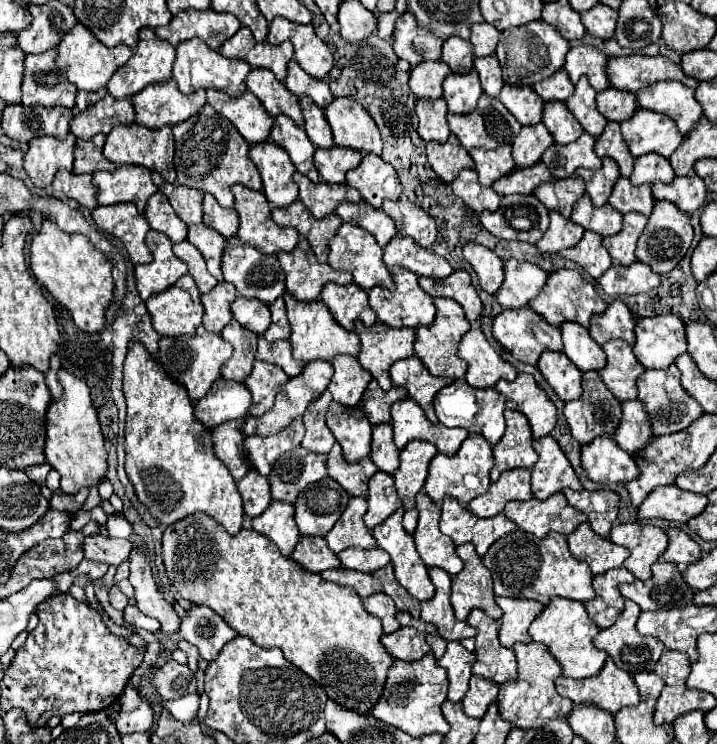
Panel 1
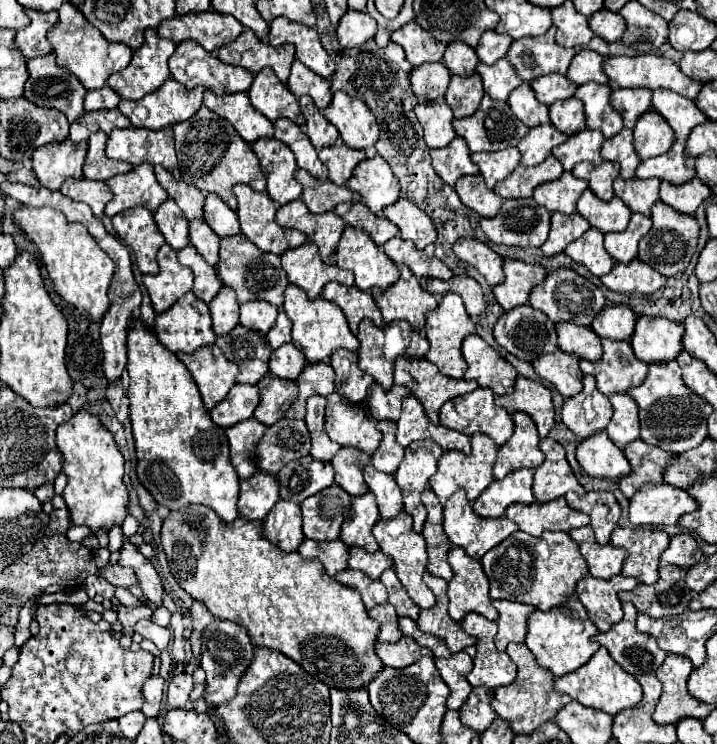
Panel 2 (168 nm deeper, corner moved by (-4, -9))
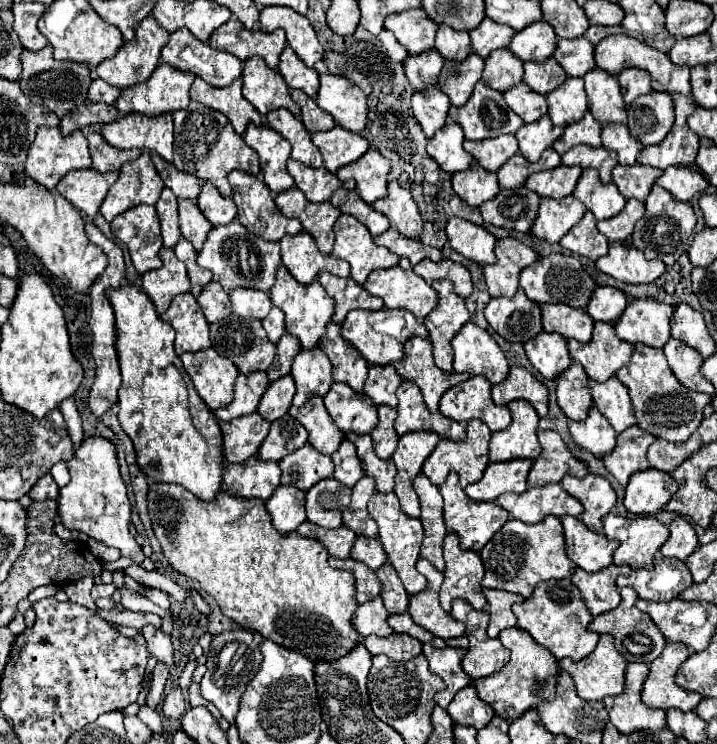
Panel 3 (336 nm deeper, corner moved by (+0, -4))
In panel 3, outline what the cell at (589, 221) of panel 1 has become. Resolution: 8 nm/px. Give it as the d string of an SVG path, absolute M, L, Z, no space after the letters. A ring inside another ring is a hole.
M594 169L582 171L572 195L578 201L582 201L584 207L592 211L596 219L610 219L618 215L626 205L626 199L620 195L616 185L614 183L604 185L600 177L596 177Z

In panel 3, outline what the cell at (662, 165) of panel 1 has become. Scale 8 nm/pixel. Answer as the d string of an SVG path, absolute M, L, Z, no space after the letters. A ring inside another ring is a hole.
M672 93L672 99L676 105L674 127L664 137L664 141L642 149L642 153L638 155L638 161L644 165L658 167L658 169L666 169L670 165L684 165L684 167L694 165L700 139L696 137L696 133L692 133L688 129L686 119L688 119L688 115L694 113L696 105L692 99L688 99L680 93Z

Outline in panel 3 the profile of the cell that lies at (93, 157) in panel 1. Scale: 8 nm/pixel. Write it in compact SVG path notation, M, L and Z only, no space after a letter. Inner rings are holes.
M88 125L82 129L84 137L90 143L90 155L92 155L92 167L100 173L106 171L118 171L126 161L134 161L142 155L140 149L116 149L104 141L104 137L98 133L100 125Z

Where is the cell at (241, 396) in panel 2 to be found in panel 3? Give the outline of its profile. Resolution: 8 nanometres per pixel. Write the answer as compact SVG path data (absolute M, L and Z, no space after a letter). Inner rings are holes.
M252 371L252 373L240 373L234 383L234 401L222 409L216 411L216 417L222 421L230 421L248 413L254 413L258 409L258 401L268 389L270 381L266 377L266 371Z

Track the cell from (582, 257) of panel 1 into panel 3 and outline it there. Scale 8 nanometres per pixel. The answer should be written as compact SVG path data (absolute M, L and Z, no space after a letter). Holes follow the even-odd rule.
M588 211L584 213L584 219L580 219L578 225L560 239L560 245L592 261L608 253L608 239L596 229L596 219Z

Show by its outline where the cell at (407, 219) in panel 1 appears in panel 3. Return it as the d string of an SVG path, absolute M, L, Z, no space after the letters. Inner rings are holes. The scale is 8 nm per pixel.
M388 181L388 193L384 199L372 203L372 207L390 219L390 225L404 237L416 239L422 233L422 217L418 213L412 195L404 191L398 181Z

